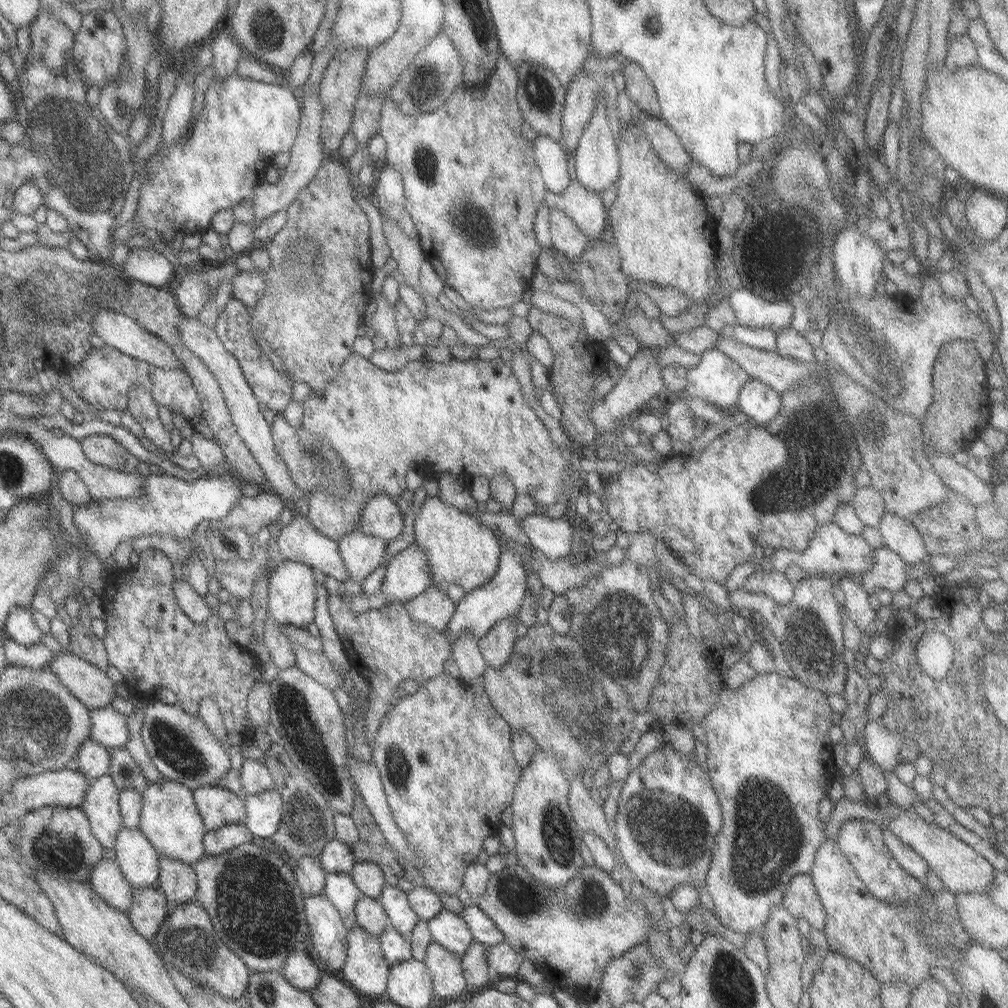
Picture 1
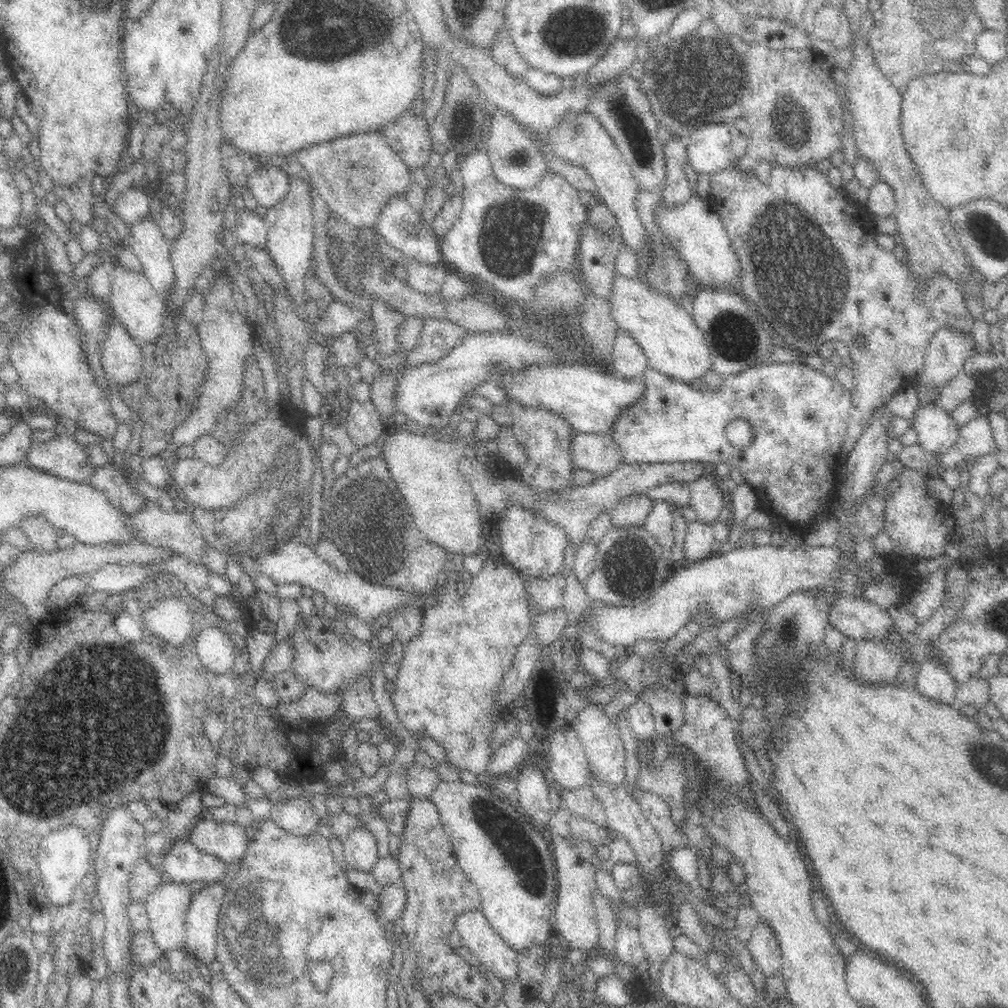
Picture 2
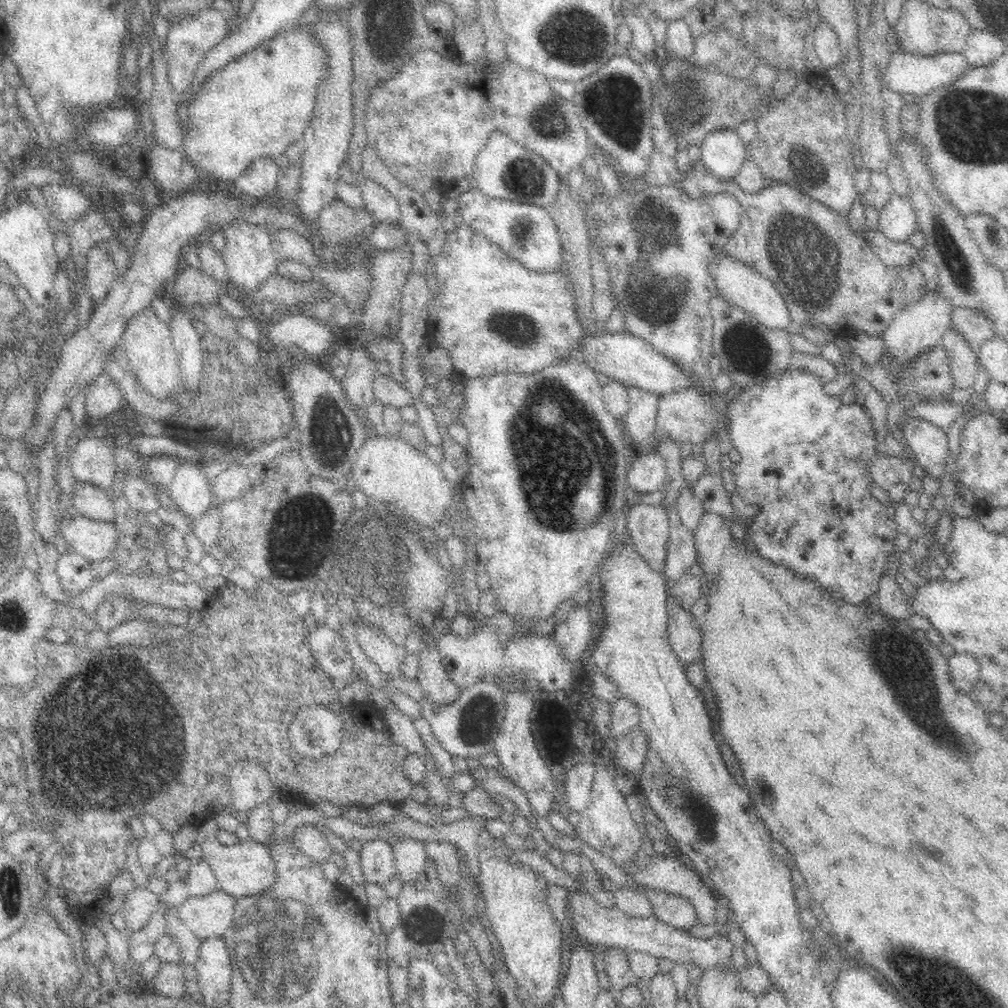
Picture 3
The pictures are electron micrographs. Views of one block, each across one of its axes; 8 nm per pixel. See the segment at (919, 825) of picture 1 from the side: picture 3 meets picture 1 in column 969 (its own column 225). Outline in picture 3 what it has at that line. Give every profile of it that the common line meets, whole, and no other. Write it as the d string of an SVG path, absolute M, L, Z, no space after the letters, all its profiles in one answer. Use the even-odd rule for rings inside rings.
M252 838L240 841L234 846L222 846L217 840L214 842L198 840L199 844L202 844L202 848L204 848L203 859L212 867L218 889L236 901L240 898L260 896L278 885L278 870L275 869L274 860L271 858L268 848L255 842Z

